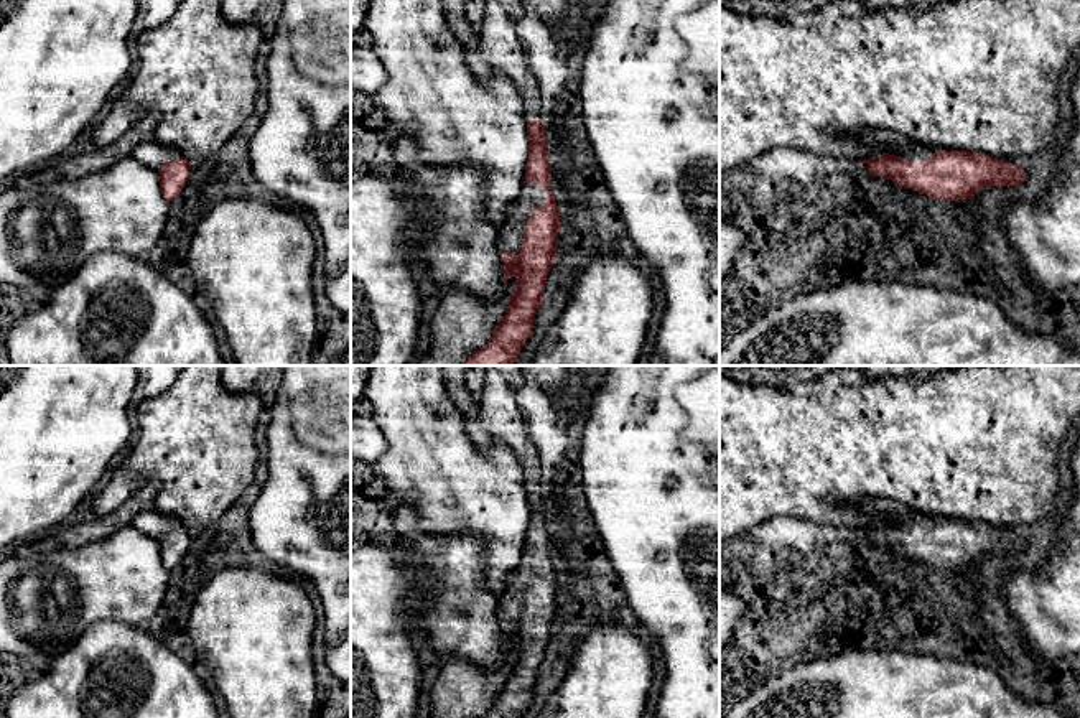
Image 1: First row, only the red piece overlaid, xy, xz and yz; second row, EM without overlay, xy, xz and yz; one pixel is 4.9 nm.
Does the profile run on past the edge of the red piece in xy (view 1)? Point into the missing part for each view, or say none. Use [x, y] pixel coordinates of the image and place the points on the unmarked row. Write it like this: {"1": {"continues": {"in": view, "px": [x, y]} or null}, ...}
{"1": {"continues": {"in": "xy", "px": [152, 522]}}}

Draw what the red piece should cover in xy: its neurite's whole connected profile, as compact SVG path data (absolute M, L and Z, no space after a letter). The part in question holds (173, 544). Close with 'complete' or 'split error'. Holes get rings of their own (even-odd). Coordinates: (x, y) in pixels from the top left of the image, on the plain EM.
M147 509L138 512L130 524L160 542L160 557L166 570L171 571L179 565L189 547L191 532L178 519Z; split error

